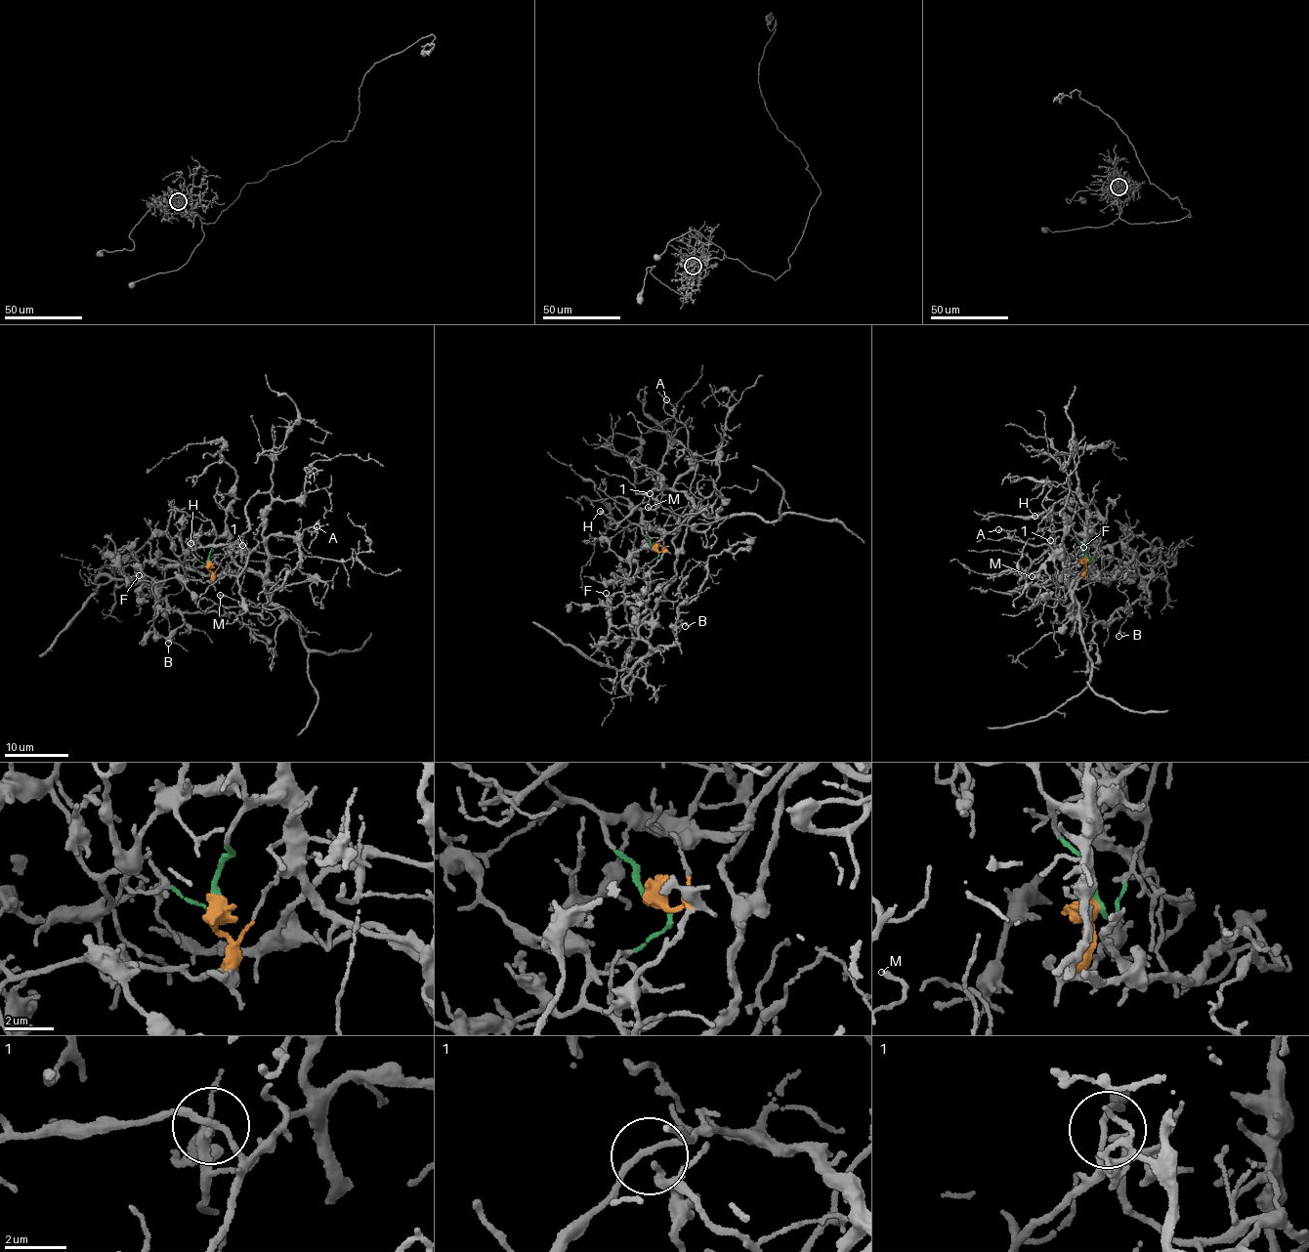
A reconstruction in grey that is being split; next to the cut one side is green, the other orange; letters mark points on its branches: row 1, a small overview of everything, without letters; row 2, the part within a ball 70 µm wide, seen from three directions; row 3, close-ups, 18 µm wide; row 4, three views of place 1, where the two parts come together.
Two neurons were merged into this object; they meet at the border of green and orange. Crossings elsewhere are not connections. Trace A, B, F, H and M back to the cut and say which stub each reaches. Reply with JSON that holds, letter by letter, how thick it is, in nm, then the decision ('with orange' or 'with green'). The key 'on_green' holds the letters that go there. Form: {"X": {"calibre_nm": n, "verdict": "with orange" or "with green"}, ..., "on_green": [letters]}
{"A": {"calibre_nm": 190, "verdict": "with green"}, "B": {"calibre_nm": 120, "verdict": "with orange"}, "F": {"calibre_nm": 130, "verdict": "with orange"}, "H": {"calibre_nm": 200, "verdict": "with green"}, "M": {"calibre_nm": 200, "verdict": "with green"}, "on_green": ["A", "H", "M"]}

